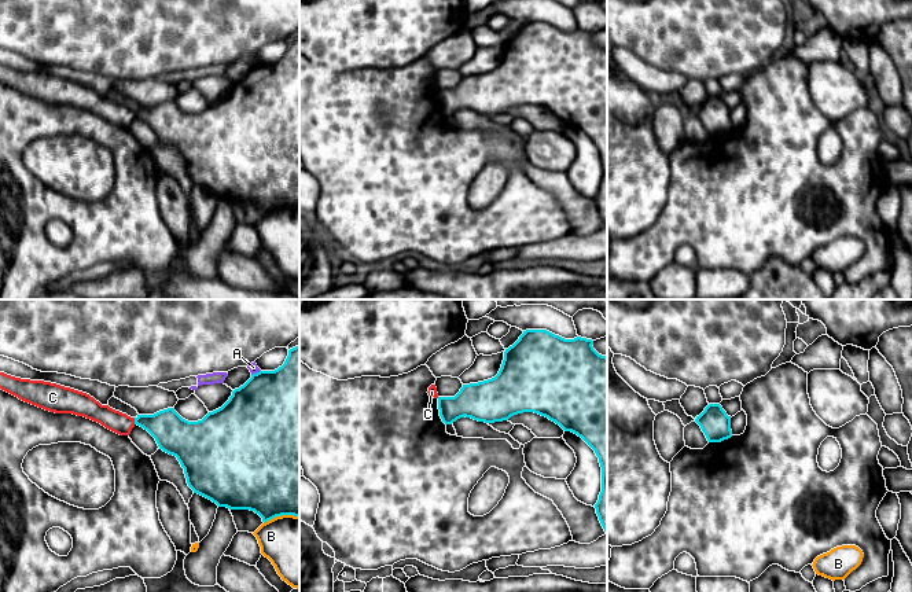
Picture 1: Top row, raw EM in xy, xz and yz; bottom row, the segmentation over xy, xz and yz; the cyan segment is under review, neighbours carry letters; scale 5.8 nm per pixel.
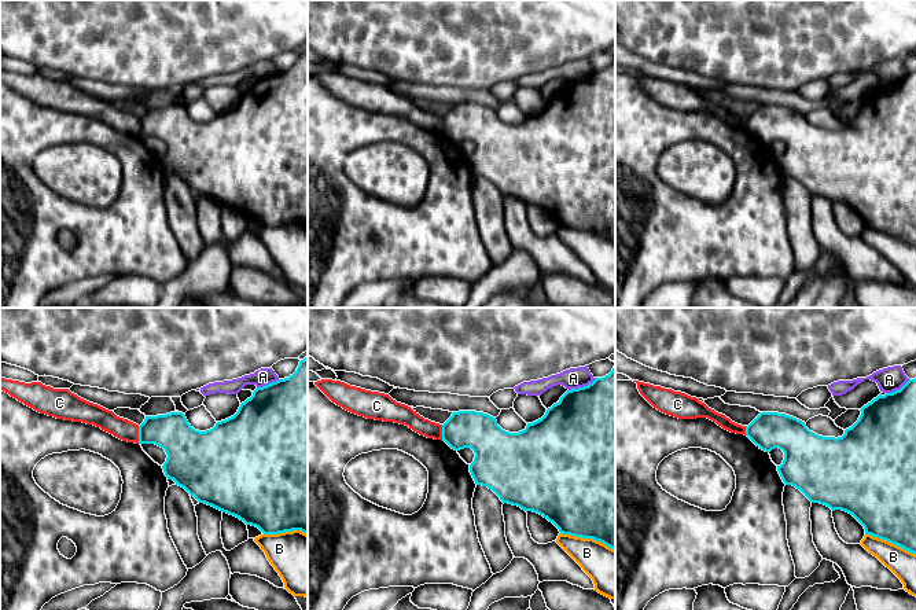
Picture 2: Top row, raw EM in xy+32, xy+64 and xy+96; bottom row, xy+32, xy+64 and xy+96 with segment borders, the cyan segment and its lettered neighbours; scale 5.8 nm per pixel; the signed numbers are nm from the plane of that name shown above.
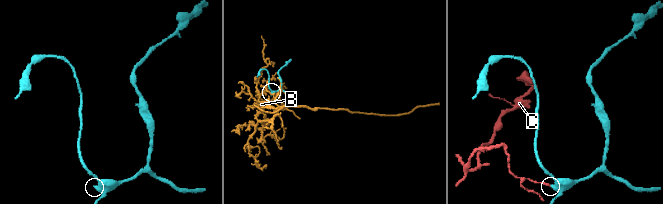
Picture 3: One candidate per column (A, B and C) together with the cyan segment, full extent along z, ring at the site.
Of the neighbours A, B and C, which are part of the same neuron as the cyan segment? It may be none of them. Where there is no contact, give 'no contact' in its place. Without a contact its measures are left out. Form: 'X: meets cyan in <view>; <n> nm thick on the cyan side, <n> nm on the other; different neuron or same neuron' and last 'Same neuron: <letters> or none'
A: meets cyan in xy; 480 nm thick on the cyan side, 50 nm on the other; different neuron
B: meets cyan in xy; 500 nm thick on the cyan side, 360 nm on the other; different neuron
C: meets cyan in xy; 220 nm thick on the cyan side, 120 nm on the other; different neuron
Same neuron: none

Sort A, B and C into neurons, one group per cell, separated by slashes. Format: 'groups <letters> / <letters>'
groups A / B / C

